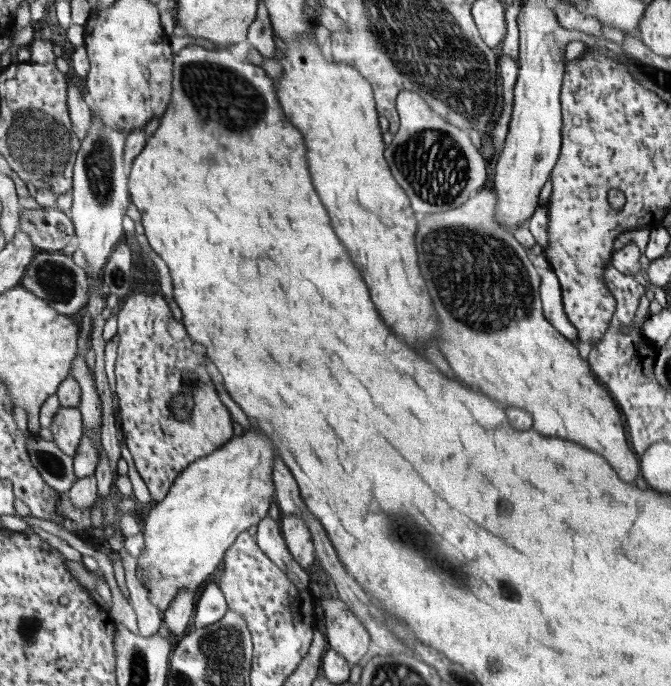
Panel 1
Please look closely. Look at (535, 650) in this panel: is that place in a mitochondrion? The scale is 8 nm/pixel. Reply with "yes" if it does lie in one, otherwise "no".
no

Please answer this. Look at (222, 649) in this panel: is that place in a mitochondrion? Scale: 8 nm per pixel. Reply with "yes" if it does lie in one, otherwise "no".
yes

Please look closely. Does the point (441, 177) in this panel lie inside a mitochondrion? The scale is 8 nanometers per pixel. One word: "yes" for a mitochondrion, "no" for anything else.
yes

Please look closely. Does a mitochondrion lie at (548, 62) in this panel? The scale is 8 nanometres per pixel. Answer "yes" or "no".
no

